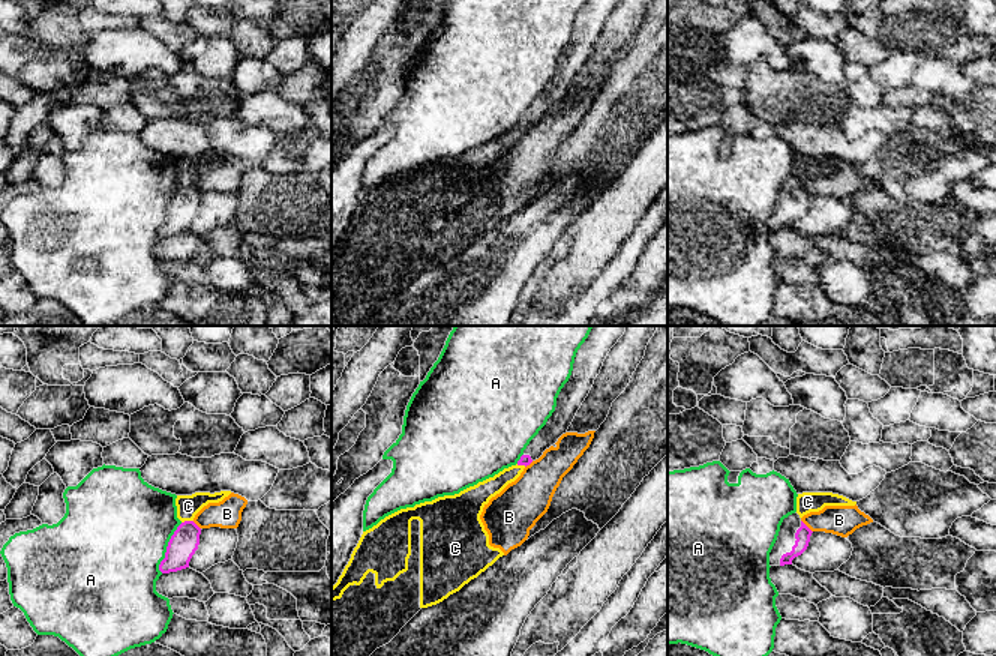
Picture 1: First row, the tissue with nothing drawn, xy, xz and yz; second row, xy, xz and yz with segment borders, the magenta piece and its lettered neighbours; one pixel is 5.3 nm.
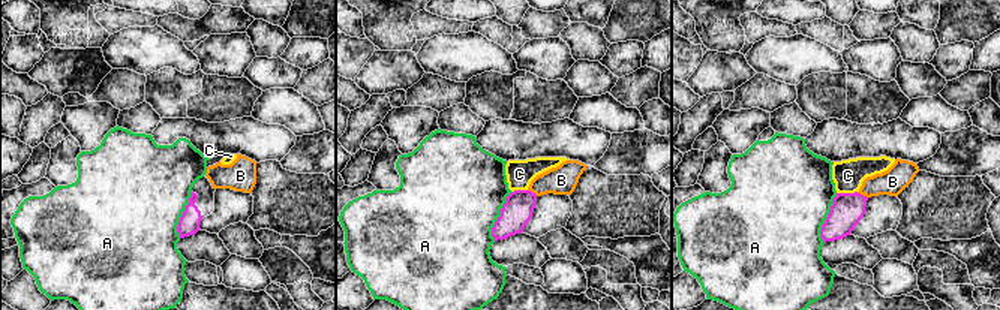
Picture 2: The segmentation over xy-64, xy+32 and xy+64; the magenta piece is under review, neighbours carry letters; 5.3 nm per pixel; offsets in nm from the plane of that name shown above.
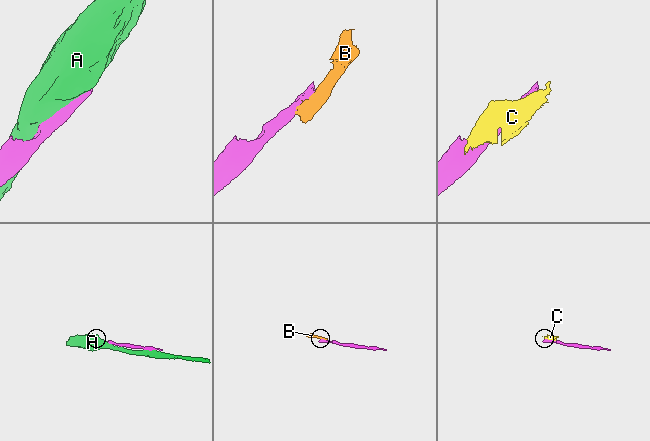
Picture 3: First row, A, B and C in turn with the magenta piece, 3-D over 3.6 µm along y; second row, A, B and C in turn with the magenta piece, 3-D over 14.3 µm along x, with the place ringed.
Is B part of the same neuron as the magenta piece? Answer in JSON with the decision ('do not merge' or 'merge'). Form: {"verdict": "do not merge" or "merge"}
{"verdict": "do not merge"}

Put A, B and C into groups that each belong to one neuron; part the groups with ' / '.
A / B C

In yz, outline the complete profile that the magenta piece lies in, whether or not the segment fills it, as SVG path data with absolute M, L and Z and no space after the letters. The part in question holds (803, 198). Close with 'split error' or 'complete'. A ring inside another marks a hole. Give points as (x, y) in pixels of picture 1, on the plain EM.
M796 176L784 182L770 216L770 230L792 228L807 213L812 197Z; split error

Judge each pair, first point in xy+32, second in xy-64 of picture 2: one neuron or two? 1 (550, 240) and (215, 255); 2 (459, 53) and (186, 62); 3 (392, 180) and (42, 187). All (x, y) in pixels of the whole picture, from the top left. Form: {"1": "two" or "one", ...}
{"1": "two", "2": "one", "3": "two"}

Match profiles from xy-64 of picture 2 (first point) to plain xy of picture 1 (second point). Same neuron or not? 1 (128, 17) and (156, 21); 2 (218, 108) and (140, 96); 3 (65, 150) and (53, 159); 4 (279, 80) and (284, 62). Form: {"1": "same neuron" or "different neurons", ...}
{"1": "different neurons", "2": "same neuron", "3": "same neuron", "4": "different neurons"}

